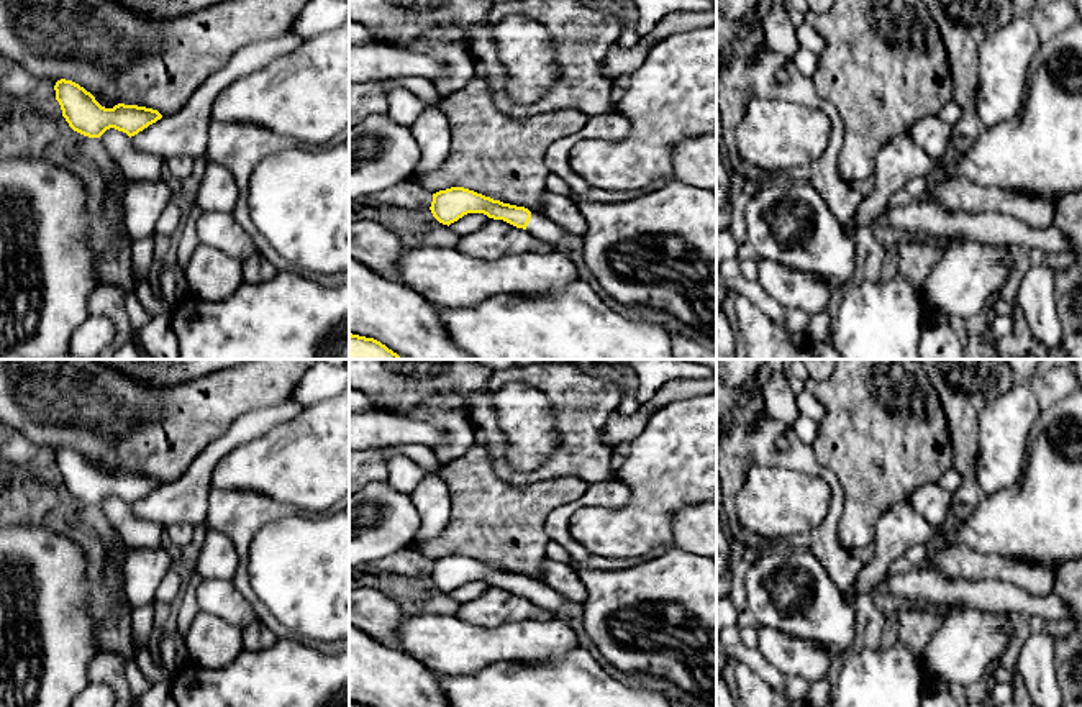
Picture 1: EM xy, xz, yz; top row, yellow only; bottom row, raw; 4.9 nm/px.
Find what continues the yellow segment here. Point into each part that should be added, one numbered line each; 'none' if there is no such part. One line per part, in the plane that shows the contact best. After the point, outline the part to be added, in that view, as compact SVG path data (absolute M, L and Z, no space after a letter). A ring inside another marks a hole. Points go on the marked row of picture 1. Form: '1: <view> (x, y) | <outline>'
1: xz (538, 225) | M531 213L531 220L526 230L536 235L538 238L551 243L552 246L561 243L569 235L566 230L562 230L554 221L544 218L539 213Z

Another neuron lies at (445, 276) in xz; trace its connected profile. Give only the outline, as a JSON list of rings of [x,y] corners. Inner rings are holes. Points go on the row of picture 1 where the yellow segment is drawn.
[[[403,244],[398,281],[436,307],[472,307],[497,294],[539,295],[557,290],[579,281],[579,274],[575,262],[557,249],[549,254],[523,253],[479,259],[457,248]]]

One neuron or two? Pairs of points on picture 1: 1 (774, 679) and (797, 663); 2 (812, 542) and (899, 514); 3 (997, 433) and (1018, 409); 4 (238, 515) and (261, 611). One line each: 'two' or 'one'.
1: two
2: two
3: one
4: one

